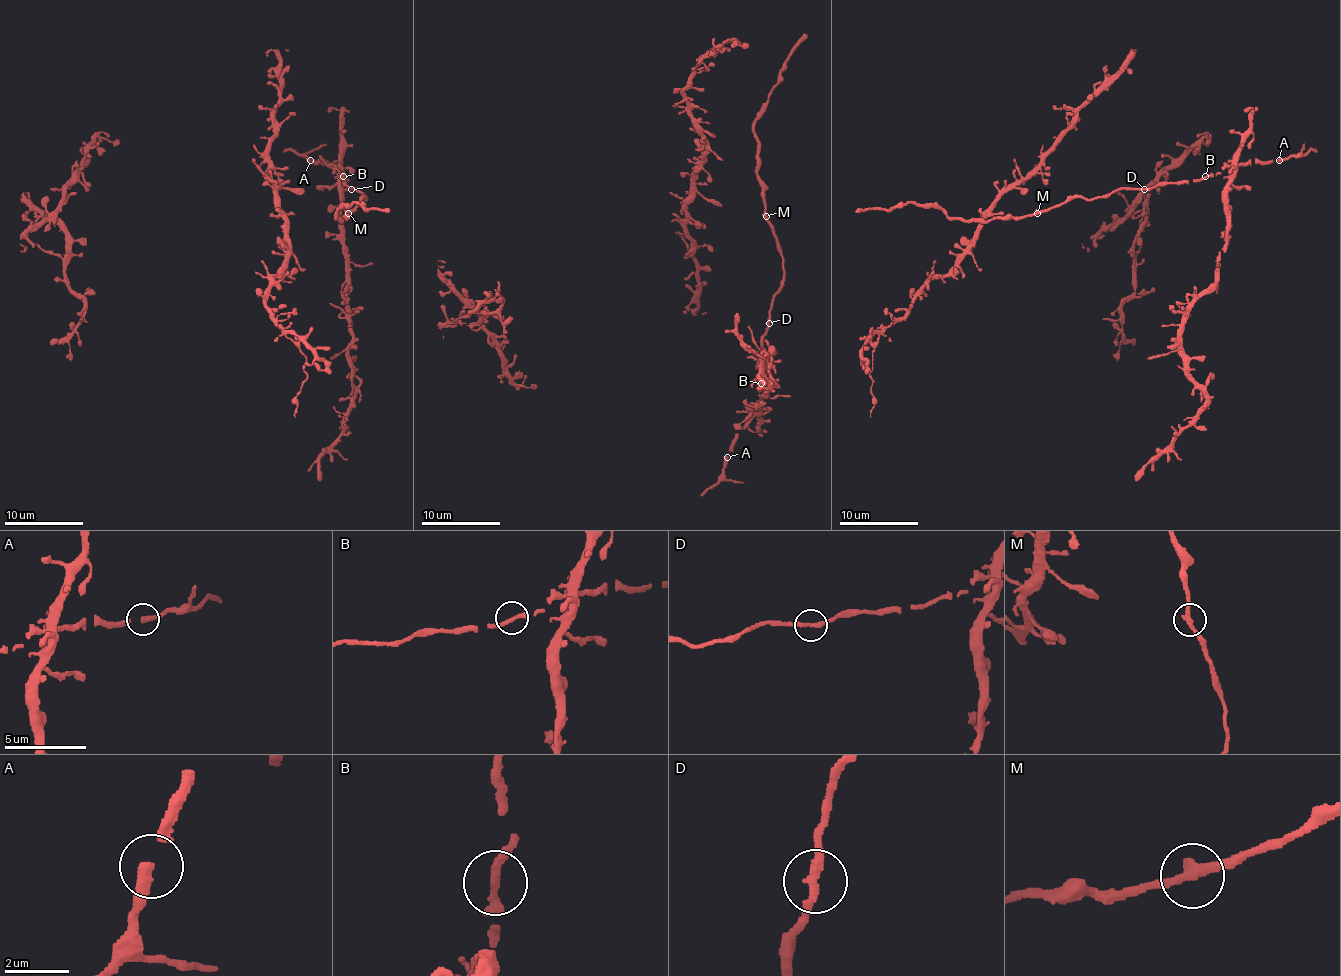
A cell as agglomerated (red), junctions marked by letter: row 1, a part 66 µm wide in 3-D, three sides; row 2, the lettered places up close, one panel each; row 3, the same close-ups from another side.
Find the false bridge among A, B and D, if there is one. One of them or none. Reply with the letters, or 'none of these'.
none of these

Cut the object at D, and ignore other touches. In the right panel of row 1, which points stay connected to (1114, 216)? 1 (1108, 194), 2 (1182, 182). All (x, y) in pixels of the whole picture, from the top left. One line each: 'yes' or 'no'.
1: no
2: no

